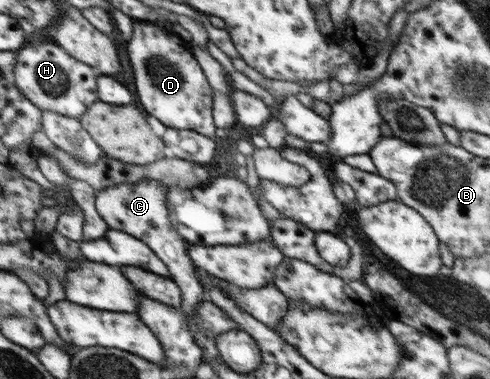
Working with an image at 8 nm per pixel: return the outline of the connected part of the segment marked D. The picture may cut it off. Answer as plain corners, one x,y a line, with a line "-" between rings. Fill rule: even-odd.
133,22
133,38
127,42
127,56
135,74
135,86
141,106
169,128
194,130
214,138
212,86
194,57
190,45
172,30
163,34
159,28

